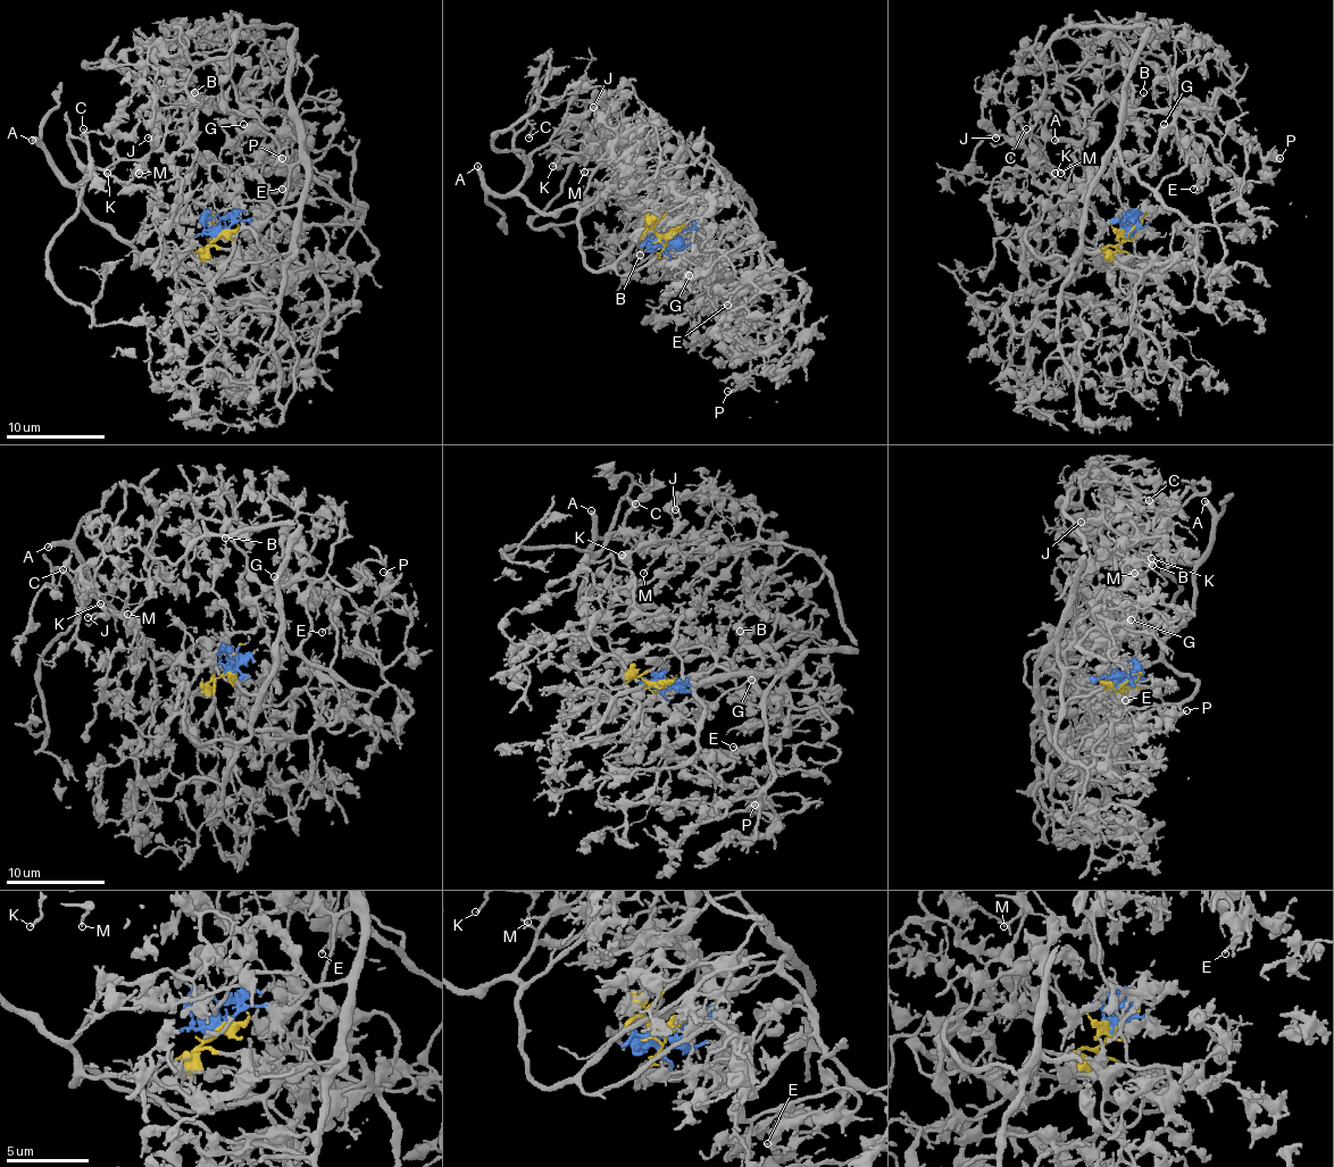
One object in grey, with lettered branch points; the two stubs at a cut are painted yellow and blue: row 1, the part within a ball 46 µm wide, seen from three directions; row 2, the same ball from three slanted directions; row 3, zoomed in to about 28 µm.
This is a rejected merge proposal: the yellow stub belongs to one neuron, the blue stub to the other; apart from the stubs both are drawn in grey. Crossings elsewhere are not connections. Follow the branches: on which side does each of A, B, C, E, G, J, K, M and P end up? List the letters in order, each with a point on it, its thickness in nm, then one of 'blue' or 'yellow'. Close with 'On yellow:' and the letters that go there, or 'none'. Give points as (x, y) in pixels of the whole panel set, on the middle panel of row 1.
A: at (477, 166); 400 nm thick; yellow
B: at (640, 255); 140 nm thick; blue
C: at (528, 138); 120 nm thick; yellow
E: at (727, 305); 170 nm thick; blue
G: at (689, 275); 320 nm thick; blue
J: at (593, 107); 160 nm thick; yellow
K: at (552, 166); 150 nm thick; yellow
M: at (584, 172); 130 nm thick; yellow
P: at (727, 391); 200 nm thick; blue
On yellow: A, C, J, K, M

